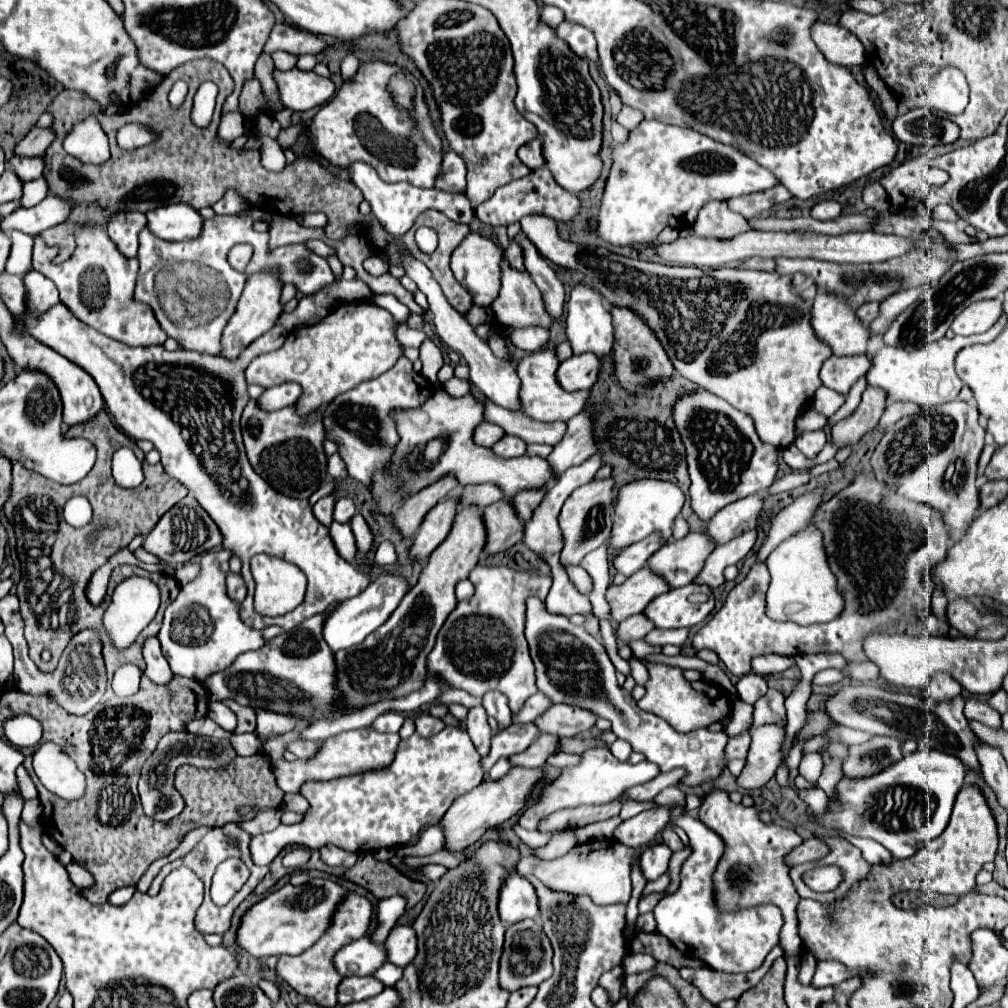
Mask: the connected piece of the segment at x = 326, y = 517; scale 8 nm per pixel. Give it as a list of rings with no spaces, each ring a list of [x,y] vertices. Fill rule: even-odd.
[[[326,496],[326,498],[320,498],[320,500],[312,506],[314,516],[316,516],[316,518],[318,518],[318,522],[322,522],[324,526],[330,526],[330,522],[332,522],[334,502],[336,502],[336,498],[334,498],[334,496]]]

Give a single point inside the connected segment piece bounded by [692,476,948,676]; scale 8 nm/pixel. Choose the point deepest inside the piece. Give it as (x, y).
(878, 544)

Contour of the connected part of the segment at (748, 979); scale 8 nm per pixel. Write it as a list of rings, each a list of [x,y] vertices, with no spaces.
[[[774,946],[766,956],[764,964],[748,974],[726,974],[702,966],[702,968],[680,968],[680,976],[694,984],[702,992],[702,996],[708,998],[712,1004],[720,1004],[726,998],[738,1000],[740,994],[754,988],[762,980],[762,976],[770,968],[770,962],[776,960],[778,954],[782,954],[782,946]]]

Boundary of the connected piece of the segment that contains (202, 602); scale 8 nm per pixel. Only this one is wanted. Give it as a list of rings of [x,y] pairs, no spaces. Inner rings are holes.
[[[222,548],[222,550],[210,550],[204,554],[202,558],[202,572],[200,576],[192,582],[182,586],[176,600],[166,608],[164,612],[164,622],[162,628],[158,632],[158,640],[162,644],[162,652],[164,658],[168,660],[170,668],[174,674],[178,676],[186,676],[198,682],[204,682],[208,676],[228,668],[242,652],[248,650],[258,650],[266,644],[264,636],[260,630],[252,630],[250,626],[246,626],[240,618],[240,604],[234,602],[232,598],[228,598],[226,590],[226,573],[220,569],[220,562],[228,562],[232,556],[230,550]]]

